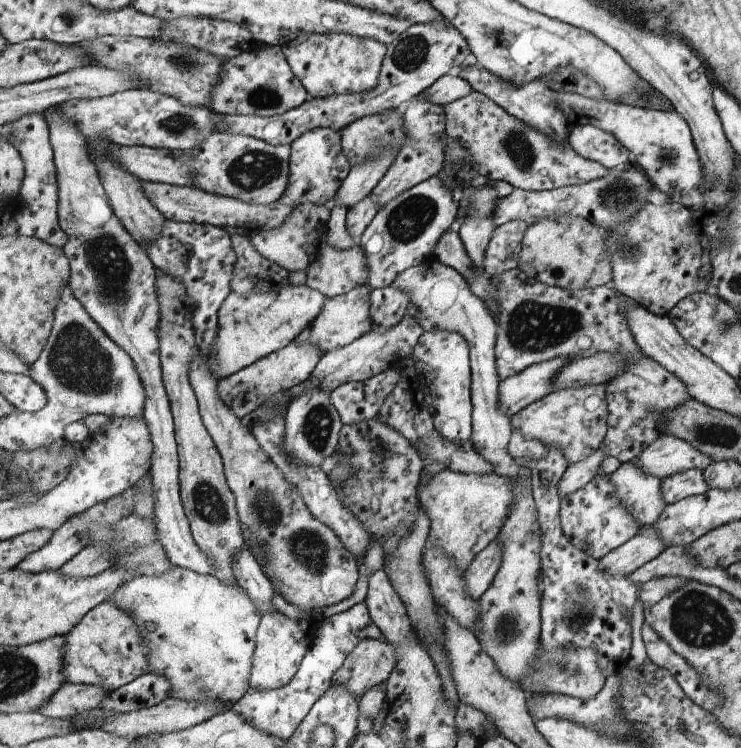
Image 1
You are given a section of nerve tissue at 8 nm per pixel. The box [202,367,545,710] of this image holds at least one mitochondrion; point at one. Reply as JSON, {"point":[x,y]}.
{"point":[309,547]}

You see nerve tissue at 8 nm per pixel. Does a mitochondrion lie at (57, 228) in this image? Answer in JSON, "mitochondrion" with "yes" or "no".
{"mitochondrion":"no"}

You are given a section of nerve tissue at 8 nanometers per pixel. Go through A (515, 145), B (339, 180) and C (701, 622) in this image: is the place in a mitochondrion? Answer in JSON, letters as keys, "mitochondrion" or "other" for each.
{"A":"mitochondrion","B":"other","C":"mitochondrion"}

